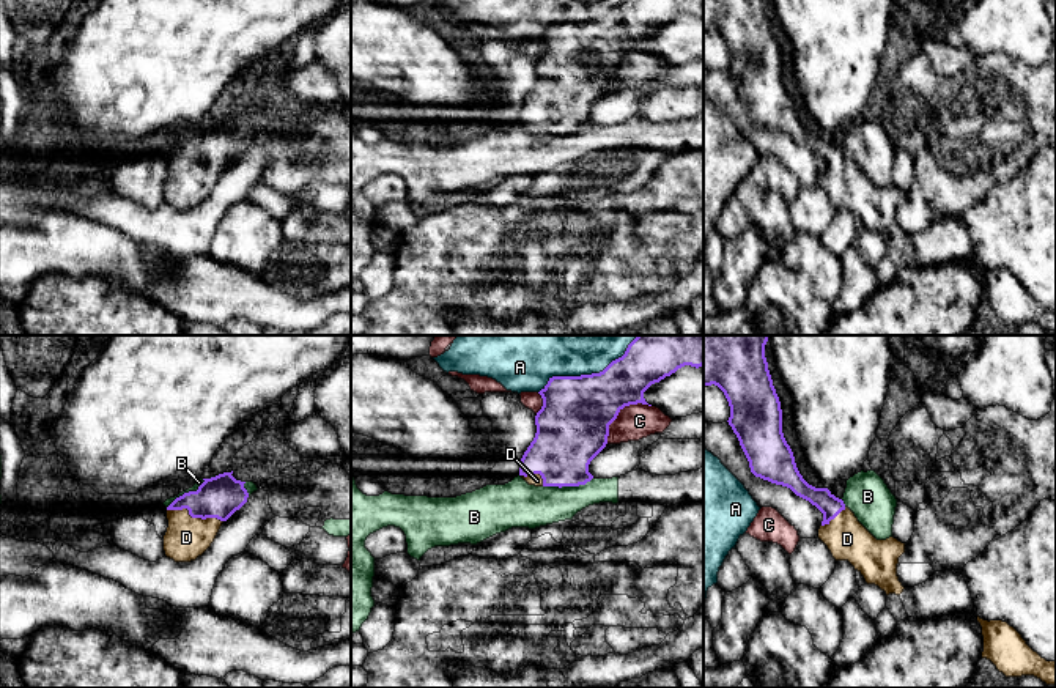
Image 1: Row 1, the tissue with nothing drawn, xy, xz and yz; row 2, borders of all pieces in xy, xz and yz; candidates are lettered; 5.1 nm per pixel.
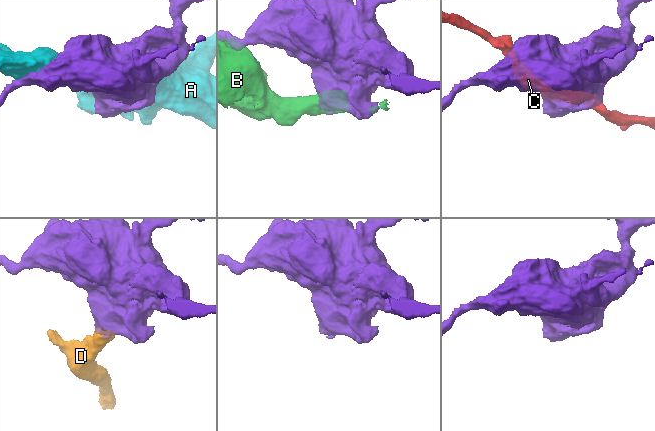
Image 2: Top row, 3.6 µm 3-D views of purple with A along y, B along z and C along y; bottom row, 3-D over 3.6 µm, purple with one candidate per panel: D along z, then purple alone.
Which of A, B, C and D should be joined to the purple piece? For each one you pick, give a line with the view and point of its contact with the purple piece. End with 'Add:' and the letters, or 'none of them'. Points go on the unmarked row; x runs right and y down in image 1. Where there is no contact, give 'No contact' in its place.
D: Touches purple at xy (194, 164)
Add: D

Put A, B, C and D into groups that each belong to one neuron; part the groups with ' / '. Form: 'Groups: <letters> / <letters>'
Groups: A / B / C / D

